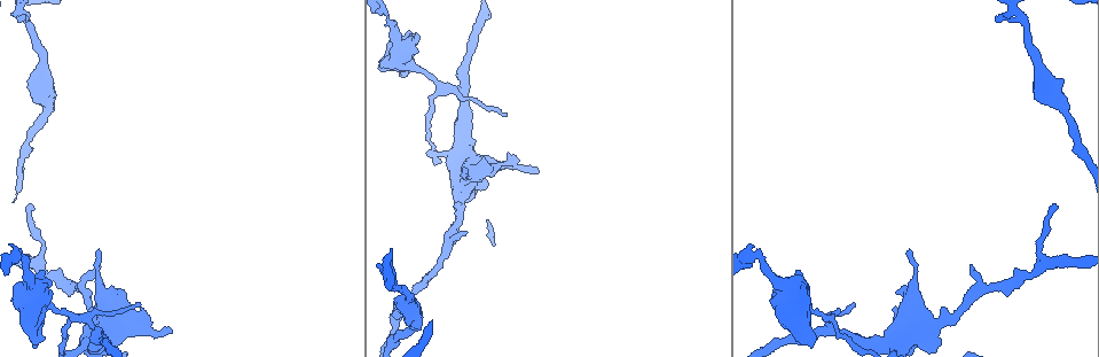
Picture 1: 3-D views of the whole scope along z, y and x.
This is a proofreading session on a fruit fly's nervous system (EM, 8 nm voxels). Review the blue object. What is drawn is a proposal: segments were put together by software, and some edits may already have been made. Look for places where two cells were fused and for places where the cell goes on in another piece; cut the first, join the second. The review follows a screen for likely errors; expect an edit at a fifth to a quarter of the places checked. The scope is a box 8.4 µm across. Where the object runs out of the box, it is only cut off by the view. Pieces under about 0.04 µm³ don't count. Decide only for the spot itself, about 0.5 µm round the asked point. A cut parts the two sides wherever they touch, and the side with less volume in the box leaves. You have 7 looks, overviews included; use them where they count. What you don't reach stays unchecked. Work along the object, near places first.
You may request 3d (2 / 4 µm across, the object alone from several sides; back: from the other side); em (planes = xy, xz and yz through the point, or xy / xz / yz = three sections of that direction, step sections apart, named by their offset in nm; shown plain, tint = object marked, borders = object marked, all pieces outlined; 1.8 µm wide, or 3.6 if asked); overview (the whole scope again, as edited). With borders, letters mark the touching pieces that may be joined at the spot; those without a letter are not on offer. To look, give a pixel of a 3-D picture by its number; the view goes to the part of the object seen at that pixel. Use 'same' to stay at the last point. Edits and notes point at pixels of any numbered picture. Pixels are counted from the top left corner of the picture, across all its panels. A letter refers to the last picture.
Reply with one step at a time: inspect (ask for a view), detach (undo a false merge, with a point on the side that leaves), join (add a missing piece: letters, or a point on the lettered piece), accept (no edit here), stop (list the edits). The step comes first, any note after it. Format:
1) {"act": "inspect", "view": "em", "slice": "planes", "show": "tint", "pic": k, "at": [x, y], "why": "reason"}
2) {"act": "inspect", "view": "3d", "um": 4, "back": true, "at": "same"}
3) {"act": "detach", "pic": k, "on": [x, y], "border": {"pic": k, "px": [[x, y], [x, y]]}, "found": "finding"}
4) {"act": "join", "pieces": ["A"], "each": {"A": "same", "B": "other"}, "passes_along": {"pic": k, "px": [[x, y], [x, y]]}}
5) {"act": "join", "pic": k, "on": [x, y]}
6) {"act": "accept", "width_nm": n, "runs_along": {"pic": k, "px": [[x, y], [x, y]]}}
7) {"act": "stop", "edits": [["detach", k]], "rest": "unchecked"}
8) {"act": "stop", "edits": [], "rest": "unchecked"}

{"act": "inspect", "view": "3d", "um": 2, "pic": 1, "at": [414, 322], "why": "sudden change in width"}

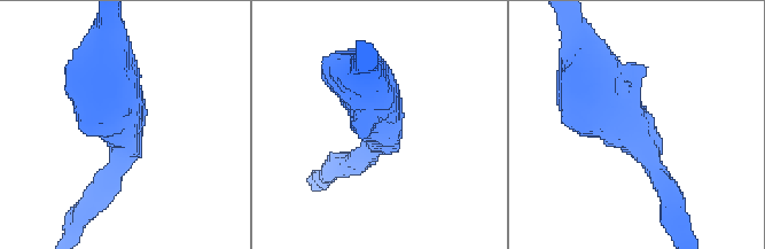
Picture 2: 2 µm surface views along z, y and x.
{"act": "inspect", "view": "em", "slice": "yz", "step": 8, "show": "tint", "pic": 2, "at": [637, 136], "arm_widths_nm": [180, 480]}

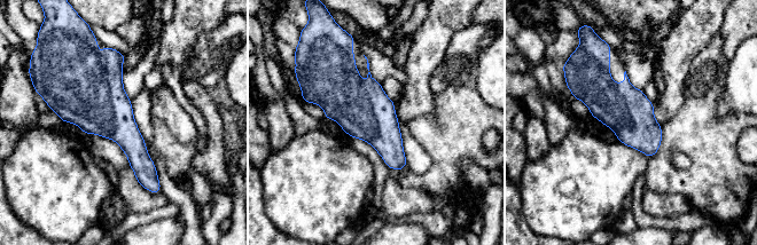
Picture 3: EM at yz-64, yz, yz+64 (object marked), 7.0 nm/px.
{"act": "inspect", "view": "em", "slice": "yz", "step": 8, "show": "borders", "at": "same"}

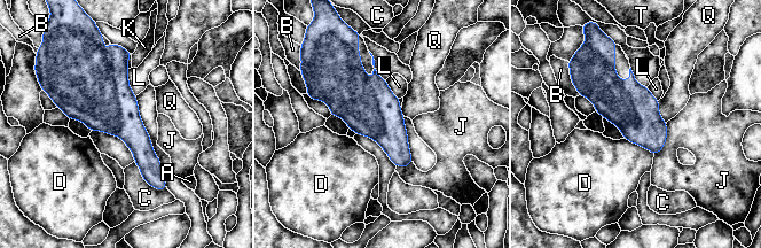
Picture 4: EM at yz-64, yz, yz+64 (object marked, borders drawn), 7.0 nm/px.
{"act": "accept", "each": {"A": "other", "B": "other", "C": "other", "D": "other", "J": "other", "K": "other", "L": "other", "Q": "other", "T": "other"}, "border": {"pic": 4, "px": [[667, 123], [666, 142], [654, 156]]}, "found": "all the same cell"}

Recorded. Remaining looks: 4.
{"act": "inspect", "view": "3d", "um": 4, "back": true, "pic": 1, "at": [50, 293], "why": "branch stops here"}

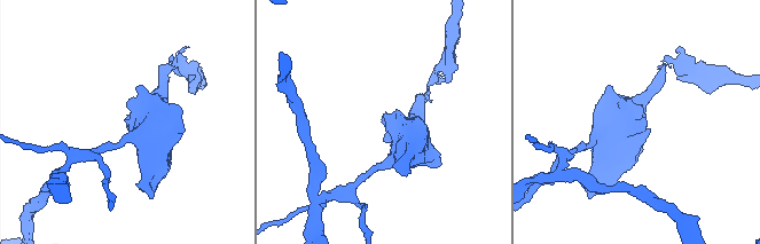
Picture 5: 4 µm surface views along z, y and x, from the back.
{"act": "inspect", "view": "em", "slice": "xy", "step": 16, "show": "borders", "pic": 5, "at": [641, 120]}

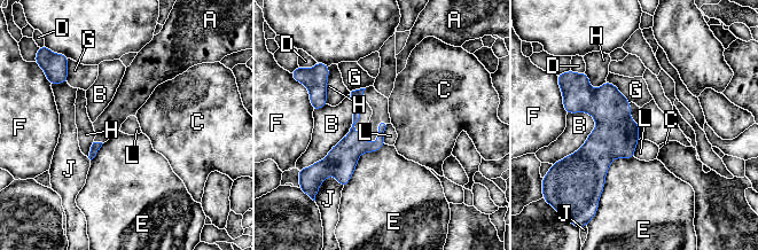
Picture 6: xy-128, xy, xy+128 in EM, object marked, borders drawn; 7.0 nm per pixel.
{"act": "accept", "each": {"A": "other", "B": "other", "C": "other", "D": "other", "E": "other", "F": "other", "G": "other", "H": "other", "J": "other", "L": "other"}, "border": {"pic": 6, "px": [[390, 124], [384, 131], [384, 143]]}, "found": "no lettered piece goes on from it"}

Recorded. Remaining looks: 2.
{"act": "stop", "edits": [], "rest": "unchecked"}

